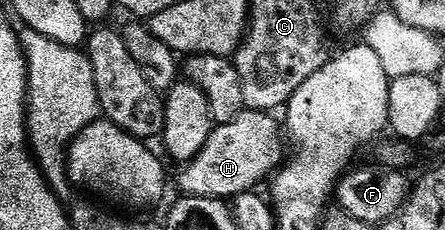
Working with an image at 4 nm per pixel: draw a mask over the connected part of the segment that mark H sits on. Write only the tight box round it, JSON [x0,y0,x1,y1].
[178,110,284,201]

